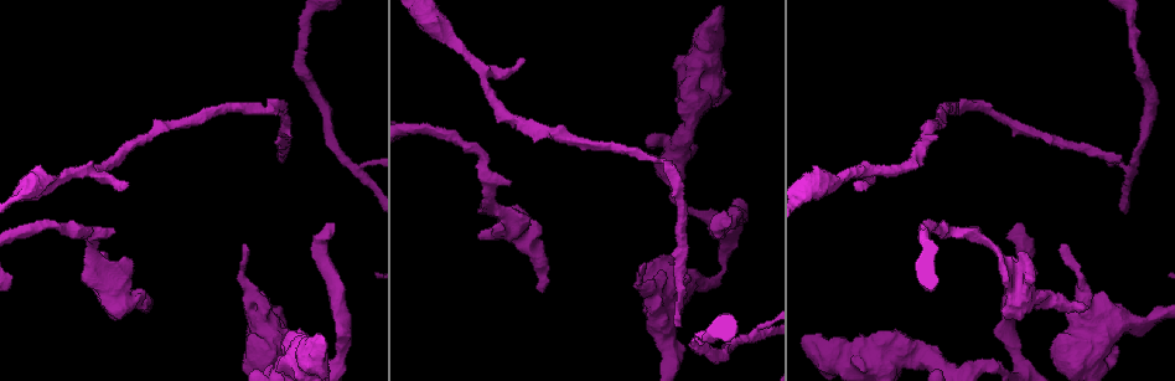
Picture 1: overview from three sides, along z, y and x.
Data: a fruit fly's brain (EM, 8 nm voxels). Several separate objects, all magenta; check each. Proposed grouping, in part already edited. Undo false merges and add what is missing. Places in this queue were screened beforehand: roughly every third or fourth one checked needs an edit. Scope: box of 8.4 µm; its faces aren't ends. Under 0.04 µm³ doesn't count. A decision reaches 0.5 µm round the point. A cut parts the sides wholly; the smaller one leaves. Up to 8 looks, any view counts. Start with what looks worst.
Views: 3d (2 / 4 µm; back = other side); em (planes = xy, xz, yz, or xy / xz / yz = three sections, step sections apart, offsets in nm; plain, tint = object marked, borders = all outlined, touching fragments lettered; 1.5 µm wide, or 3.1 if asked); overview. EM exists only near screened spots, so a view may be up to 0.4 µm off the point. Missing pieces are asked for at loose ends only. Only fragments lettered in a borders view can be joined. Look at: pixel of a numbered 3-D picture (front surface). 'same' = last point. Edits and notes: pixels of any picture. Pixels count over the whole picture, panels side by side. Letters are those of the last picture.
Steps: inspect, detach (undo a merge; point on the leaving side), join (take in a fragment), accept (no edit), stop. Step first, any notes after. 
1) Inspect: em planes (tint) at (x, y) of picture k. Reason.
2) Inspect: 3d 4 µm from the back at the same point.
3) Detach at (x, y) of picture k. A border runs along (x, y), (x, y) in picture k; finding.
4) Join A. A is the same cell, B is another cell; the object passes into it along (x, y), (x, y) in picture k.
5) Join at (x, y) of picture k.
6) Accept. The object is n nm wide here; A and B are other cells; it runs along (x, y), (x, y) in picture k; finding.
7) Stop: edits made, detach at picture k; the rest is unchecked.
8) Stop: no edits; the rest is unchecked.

Inspect: em planes (borders) at (334, 223) of picture 1. End of a long branch.

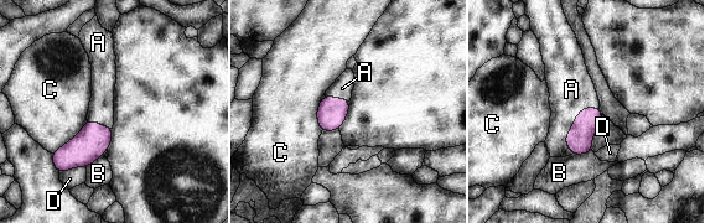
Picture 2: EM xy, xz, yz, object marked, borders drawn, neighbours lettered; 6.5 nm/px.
Join A. A is the same cell, B, C and D are other cells; the object passes into it along (579, 139), (573, 124), (571, 89) in picture 2; the cell continues.

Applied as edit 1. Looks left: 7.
Inspect: em planes (plain) at (521, 58) of picture 1. Free end.

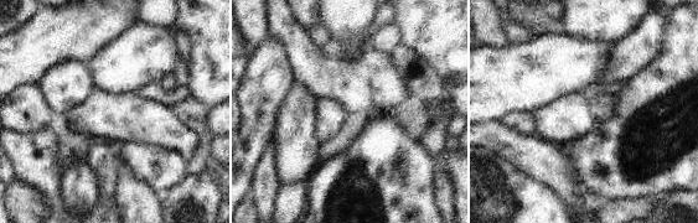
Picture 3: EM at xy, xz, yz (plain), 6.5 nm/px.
Inspect: em planes (borders) at the same point. See the neighbours.

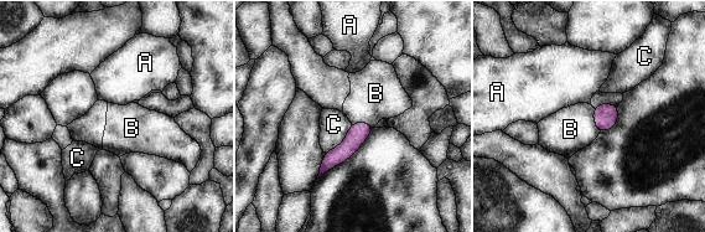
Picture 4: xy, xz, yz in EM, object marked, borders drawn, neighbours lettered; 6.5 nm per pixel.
Accept. A, B and C are other cells; it runs along (369, 128), (324, 169) in picture 4; none of them fits.

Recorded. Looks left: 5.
Inspect: em planes (borders) at (681, 324) of picture 1. An open end.

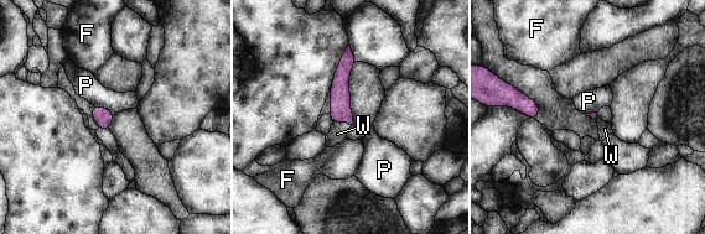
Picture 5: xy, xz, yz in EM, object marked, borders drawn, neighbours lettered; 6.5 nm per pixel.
Join W. W is the same cell, F and P are other cells; the object passes into it along (340, 112), (342, 121), (337, 134) in picture 5; the cell continues.

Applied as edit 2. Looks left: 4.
Stop: edits made, join at picture 2, join at picture 5; the rest is unchecked.

